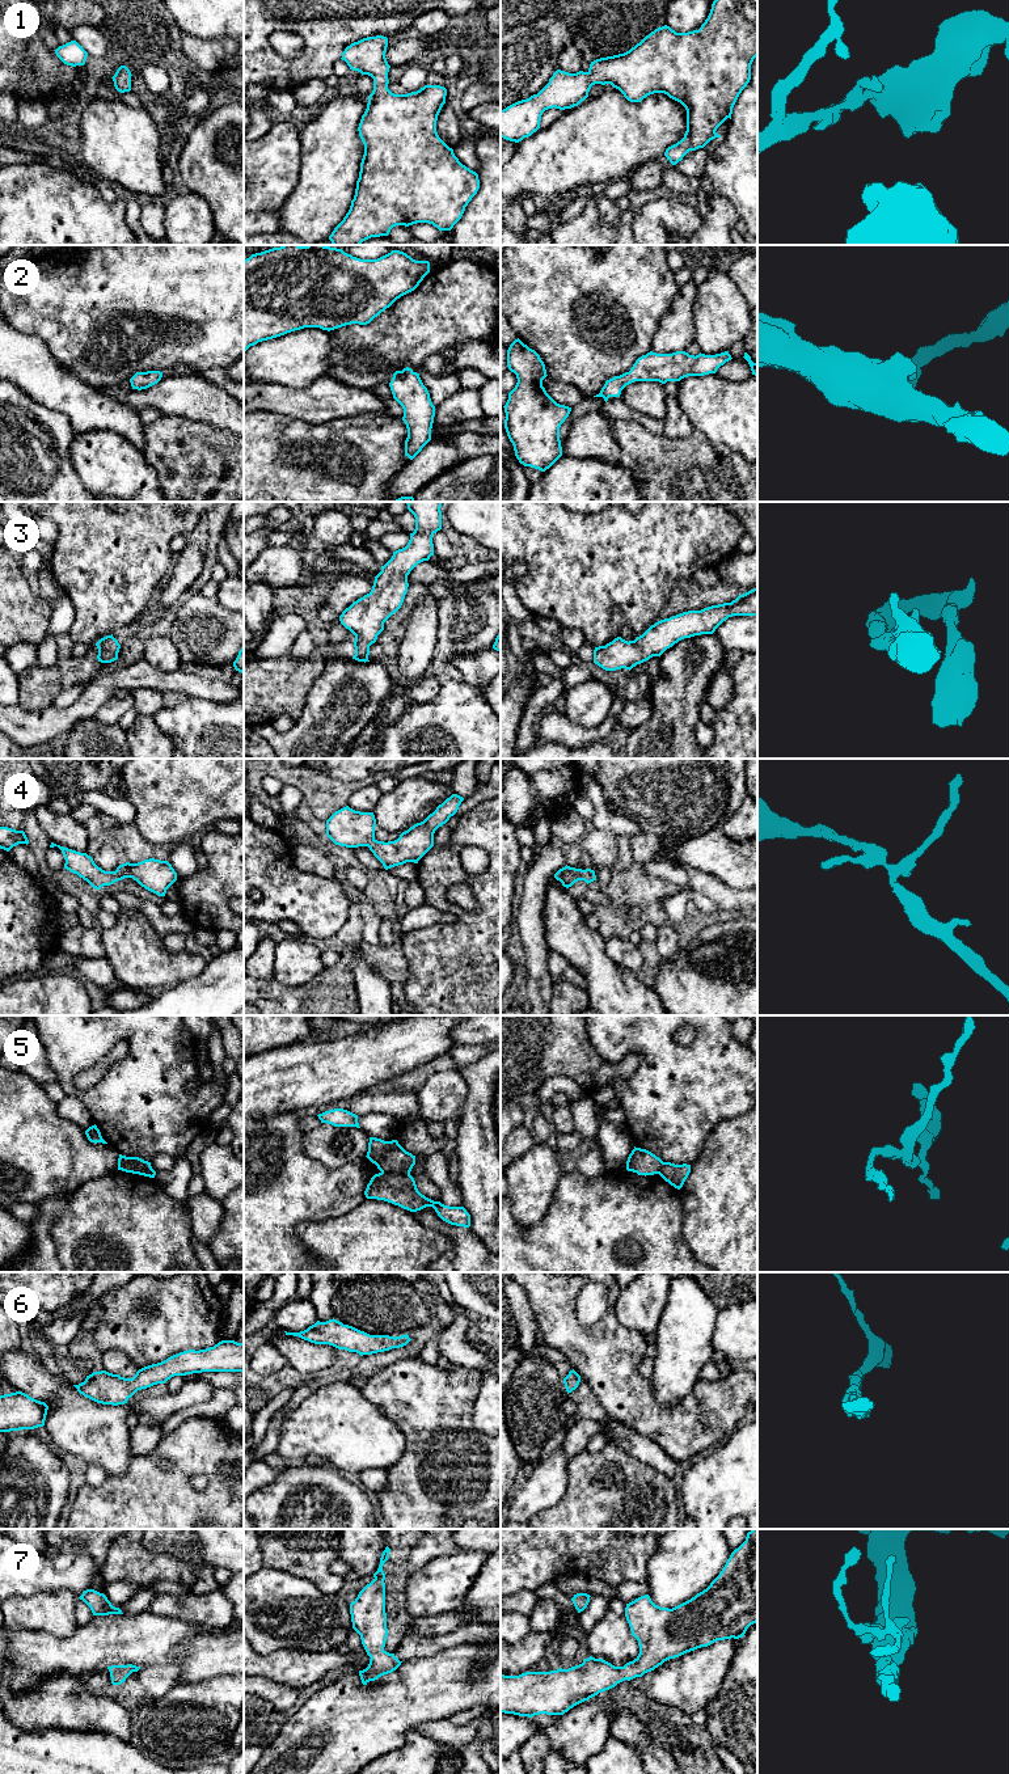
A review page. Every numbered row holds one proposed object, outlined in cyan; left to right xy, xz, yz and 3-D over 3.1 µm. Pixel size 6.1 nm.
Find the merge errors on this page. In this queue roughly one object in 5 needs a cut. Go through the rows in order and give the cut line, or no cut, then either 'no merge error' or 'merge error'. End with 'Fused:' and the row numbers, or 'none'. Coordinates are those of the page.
1: no cut; no merge error
2: no cut; no merge error
3: no cut; no merge error
4: no cut; no merge error
5: no cut; no merge error
6: no cut; no merge error
7: no cut; no merge error
Fused: none

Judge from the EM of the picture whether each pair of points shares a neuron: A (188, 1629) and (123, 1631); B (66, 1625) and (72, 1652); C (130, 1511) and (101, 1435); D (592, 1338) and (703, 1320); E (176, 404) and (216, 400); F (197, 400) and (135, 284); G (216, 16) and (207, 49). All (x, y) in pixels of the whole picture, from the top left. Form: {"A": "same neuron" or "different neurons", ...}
{"A": "same neuron", "B": "different neurons", "C": "different neurons", "D": "different neurons", "E": "same neuron", "F": "different neurons", "G": "different neurons"}

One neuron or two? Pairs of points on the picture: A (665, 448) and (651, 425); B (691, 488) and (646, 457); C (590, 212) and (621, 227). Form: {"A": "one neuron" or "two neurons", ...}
{"A": "two neurons", "B": "one neuron", "C": "one neuron"}

